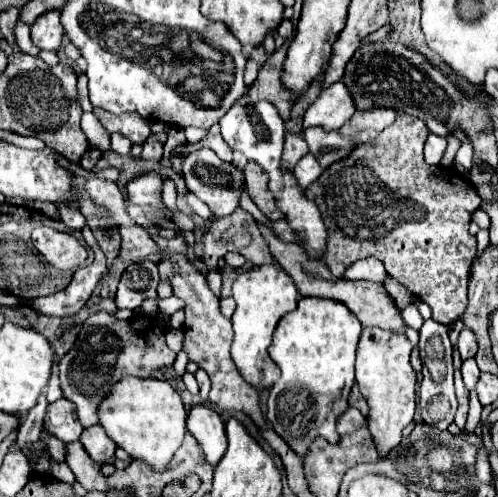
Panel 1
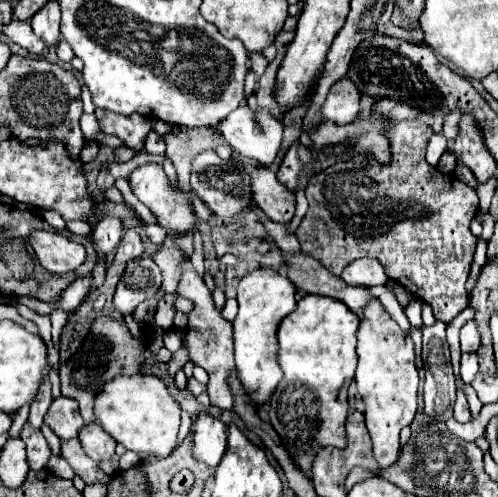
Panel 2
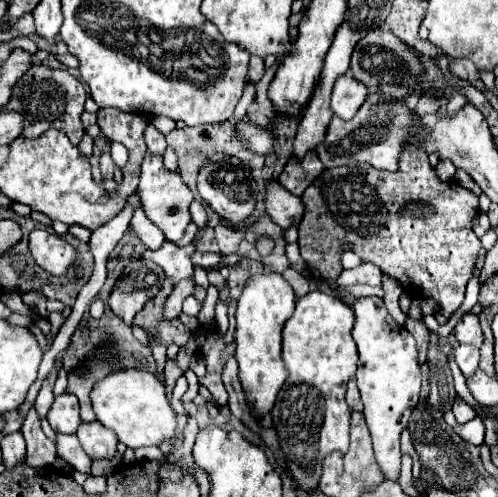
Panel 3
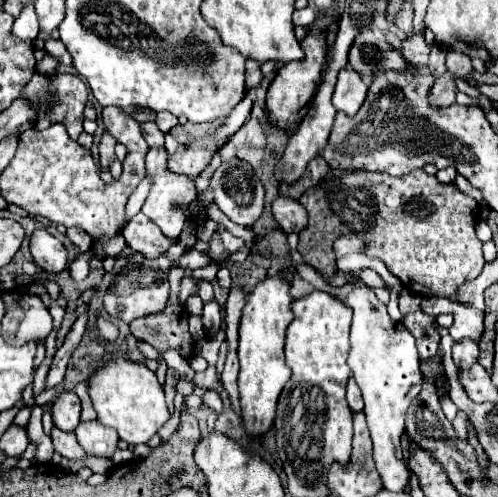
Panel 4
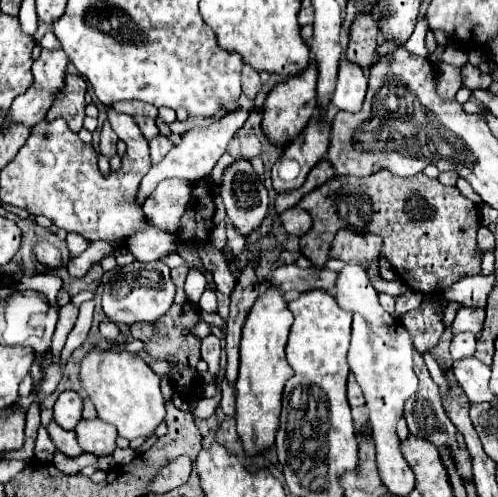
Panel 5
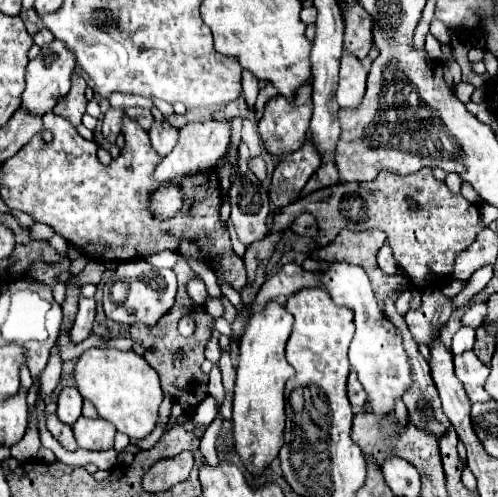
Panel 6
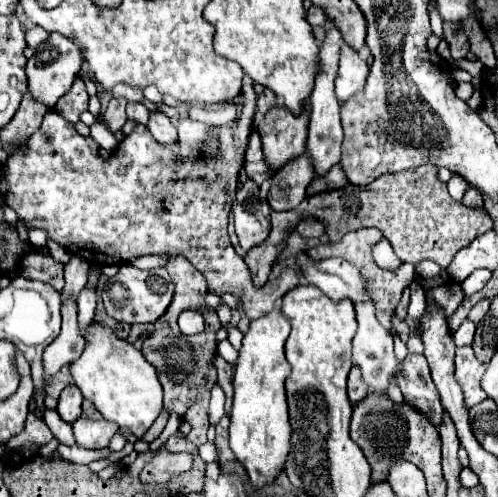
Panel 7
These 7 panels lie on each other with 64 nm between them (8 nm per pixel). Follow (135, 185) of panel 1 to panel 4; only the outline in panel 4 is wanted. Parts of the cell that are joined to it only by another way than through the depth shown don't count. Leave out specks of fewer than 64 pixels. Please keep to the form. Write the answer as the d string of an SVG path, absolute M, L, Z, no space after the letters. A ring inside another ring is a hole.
M150 148L146 154L146 178L150 178L150 194L142 206L142 212L162 230L164 236L176 240L188 220L188 204L198 196L198 192L194 182L190 182L186 176L168 172L166 160L168 156L164 148Z

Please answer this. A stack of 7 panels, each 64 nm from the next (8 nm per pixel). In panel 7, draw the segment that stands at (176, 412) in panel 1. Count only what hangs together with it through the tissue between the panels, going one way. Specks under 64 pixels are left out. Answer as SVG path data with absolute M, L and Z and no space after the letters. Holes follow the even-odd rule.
M94 322L84 332L86 348L78 360L70 364L70 374L82 396L90 400L104 420L116 422L142 438L162 410L162 386L156 368L130 342L120 340L110 328Z

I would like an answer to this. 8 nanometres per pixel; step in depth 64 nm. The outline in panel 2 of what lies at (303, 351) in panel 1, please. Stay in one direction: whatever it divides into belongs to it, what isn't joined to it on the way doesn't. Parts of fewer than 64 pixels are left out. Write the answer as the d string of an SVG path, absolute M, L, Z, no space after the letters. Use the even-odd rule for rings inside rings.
M314 294L300 298L296 310L280 322L278 362L284 372L284 378L280 380L278 388L274 390L270 398L270 422L272 422L272 428L278 432L278 436L282 438L294 462L306 474L310 474L310 464L318 446L322 444L336 446L336 448L346 446L346 434L344 434L344 422L348 416L346 392L348 392L348 384L354 380L354 370L356 370L356 360L358 360L356 356L358 326L360 326L358 316L350 312L350 308L344 306L340 300L314 296Z

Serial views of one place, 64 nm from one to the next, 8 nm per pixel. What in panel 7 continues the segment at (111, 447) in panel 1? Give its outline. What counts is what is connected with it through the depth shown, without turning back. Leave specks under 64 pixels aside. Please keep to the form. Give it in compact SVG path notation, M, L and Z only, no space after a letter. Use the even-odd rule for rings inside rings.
M78 418L74 424L76 444L82 448L108 448L112 436L118 432L118 426L106 420L88 420Z

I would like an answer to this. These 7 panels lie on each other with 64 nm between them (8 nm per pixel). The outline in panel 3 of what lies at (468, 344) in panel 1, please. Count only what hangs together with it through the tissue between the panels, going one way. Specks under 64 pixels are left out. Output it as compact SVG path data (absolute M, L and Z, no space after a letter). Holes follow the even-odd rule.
M466 314L454 328L454 334L458 338L460 344L468 344L468 346L476 346L480 348L482 344L482 328L478 322L478 316Z

